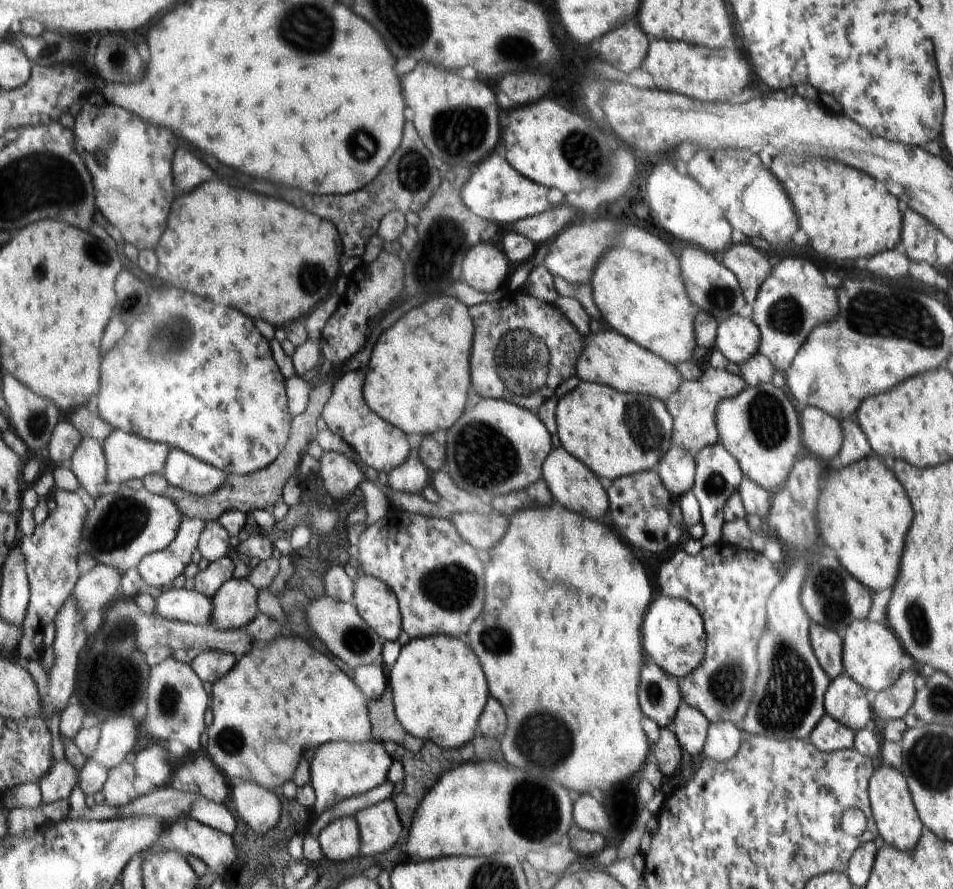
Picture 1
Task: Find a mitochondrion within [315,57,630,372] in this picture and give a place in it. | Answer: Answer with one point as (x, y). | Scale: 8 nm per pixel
(443, 235)

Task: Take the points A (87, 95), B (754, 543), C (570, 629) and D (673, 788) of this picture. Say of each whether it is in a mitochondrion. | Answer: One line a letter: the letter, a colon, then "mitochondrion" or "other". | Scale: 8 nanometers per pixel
A: other
B: other
C: other
D: other

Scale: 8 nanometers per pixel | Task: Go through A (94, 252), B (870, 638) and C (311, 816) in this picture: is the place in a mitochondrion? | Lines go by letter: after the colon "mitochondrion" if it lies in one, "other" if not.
A: mitochondrion
B: other
C: other

